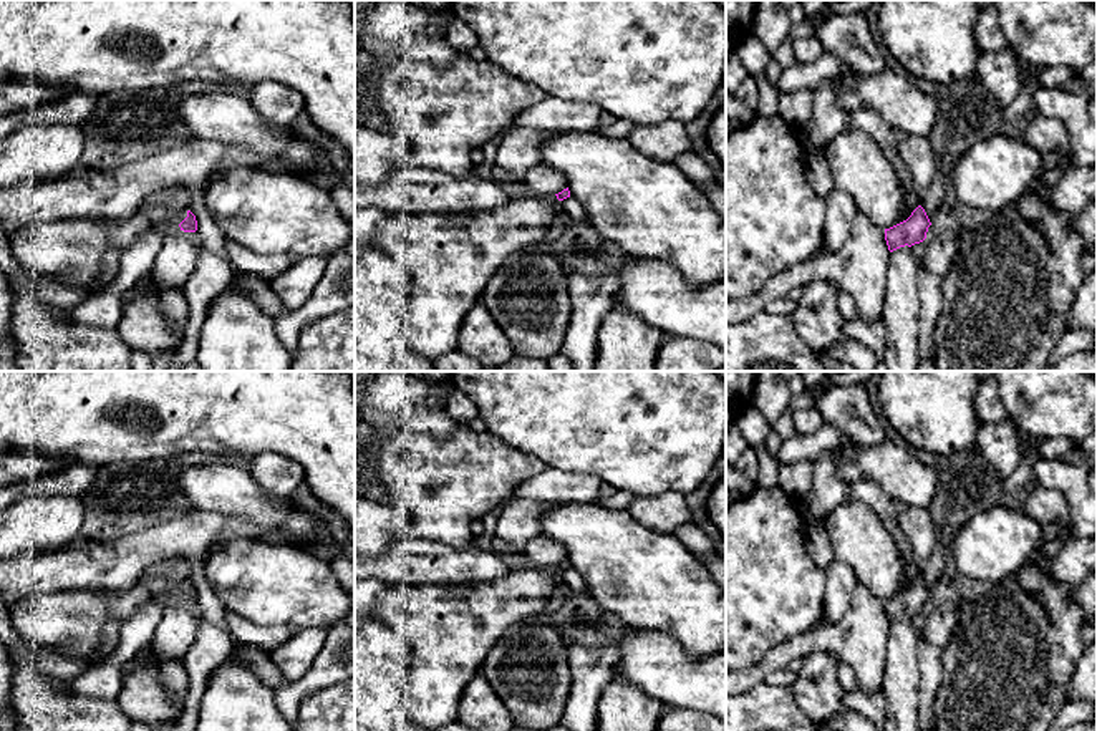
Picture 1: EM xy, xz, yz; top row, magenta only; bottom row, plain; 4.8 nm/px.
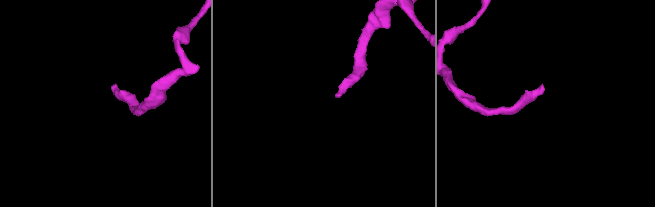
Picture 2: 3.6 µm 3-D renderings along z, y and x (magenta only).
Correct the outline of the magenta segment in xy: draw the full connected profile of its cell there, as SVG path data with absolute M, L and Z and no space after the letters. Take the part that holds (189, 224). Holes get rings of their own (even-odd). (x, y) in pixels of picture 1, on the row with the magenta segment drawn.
M149 199L118 225L63 220L10 235L10 249L20 267L18 275L10 278L20 371L131 371L131 350L116 328L70 320L68 308L46 305L36 297L36 280L48 277L91 295L106 250L124 252L149 230L166 235L167 224L177 224L184 232L197 230L191 211L179 212Z

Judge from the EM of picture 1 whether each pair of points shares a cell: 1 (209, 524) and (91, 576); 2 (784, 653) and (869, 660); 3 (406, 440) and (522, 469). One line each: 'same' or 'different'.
1: same
2: same
3: same

